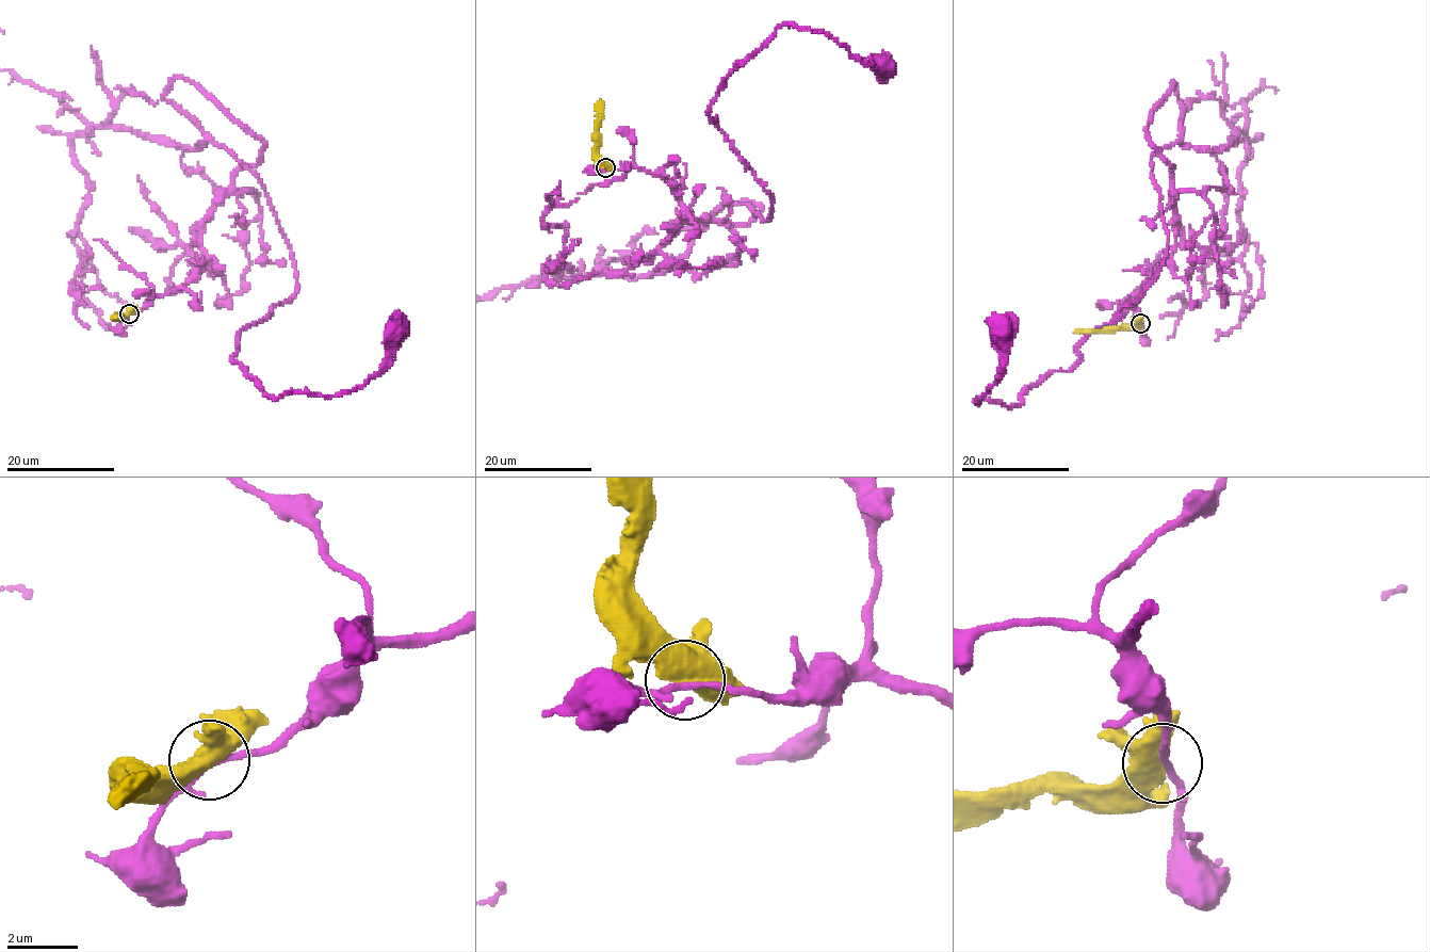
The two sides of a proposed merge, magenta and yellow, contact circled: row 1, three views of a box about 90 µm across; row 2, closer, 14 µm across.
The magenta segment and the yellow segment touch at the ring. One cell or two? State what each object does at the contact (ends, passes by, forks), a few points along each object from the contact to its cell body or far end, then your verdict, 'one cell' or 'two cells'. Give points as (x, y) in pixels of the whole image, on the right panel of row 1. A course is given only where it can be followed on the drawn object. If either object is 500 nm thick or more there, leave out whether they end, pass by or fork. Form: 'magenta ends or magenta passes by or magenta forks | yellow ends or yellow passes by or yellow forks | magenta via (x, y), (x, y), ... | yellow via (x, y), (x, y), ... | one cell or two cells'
magenta via (1140, 323), (1174, 245), (1147, 134), (1172, 83), (1159, 273), (1070, 369), (977, 404), (1004, 328) | yellow via (1140, 323), (1128, 327), (1074, 332) | two cells

